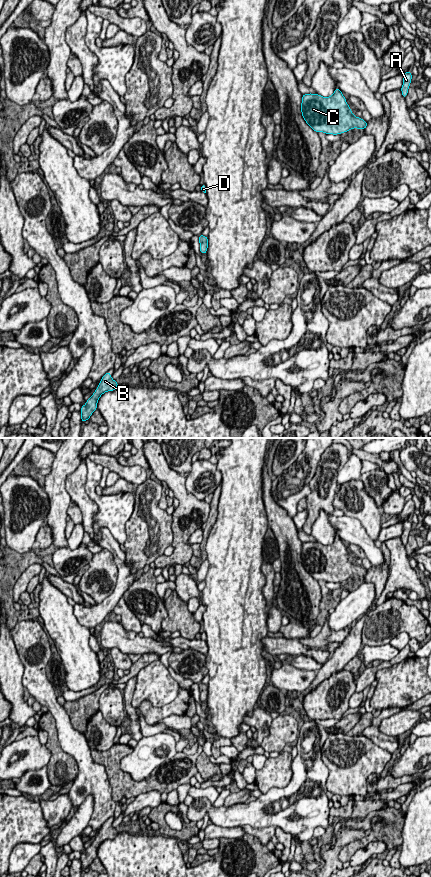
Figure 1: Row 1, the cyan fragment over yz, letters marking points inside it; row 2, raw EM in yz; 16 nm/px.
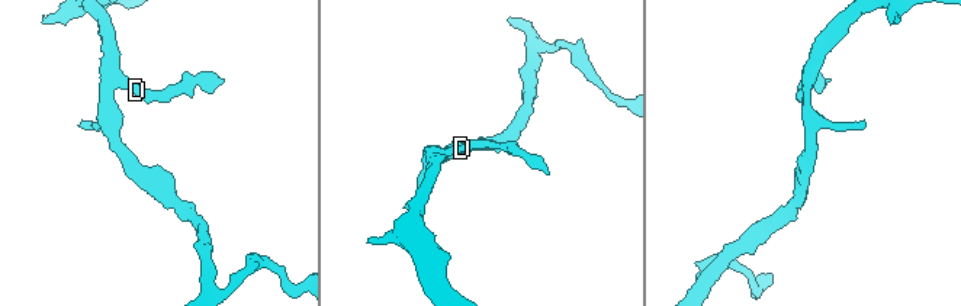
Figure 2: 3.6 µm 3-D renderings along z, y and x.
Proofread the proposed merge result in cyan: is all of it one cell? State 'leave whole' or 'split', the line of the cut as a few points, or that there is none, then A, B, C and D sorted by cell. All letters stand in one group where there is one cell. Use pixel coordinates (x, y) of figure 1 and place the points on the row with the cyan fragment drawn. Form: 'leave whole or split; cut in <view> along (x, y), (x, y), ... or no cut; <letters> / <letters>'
leave whole; no cut; A B C D

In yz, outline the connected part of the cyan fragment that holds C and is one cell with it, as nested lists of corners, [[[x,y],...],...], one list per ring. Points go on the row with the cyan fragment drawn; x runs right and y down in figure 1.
[[[335,88],[333,95],[329,97],[312,93],[302,95],[301,112],[305,122],[317,133],[337,135],[353,128],[364,130],[367,127],[366,121],[354,116],[346,98],[338,88]]]

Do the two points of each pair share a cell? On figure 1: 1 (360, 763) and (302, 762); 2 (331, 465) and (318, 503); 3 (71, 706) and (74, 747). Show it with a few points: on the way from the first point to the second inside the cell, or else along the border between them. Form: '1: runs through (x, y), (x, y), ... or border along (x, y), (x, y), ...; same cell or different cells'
1: border along (326, 739), (321, 750), (328, 770), (325, 785); different cells
2: runs through (326, 474), (322, 494); same cell
3: border along (62, 706), (66, 712); different cells

